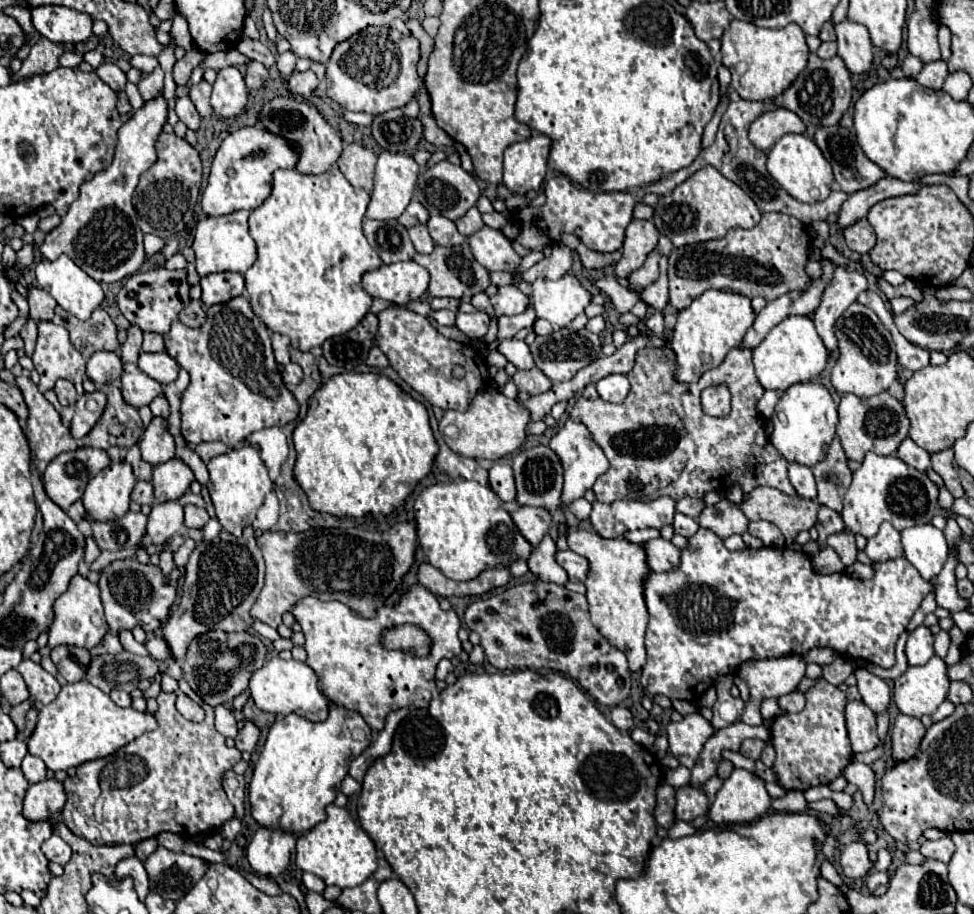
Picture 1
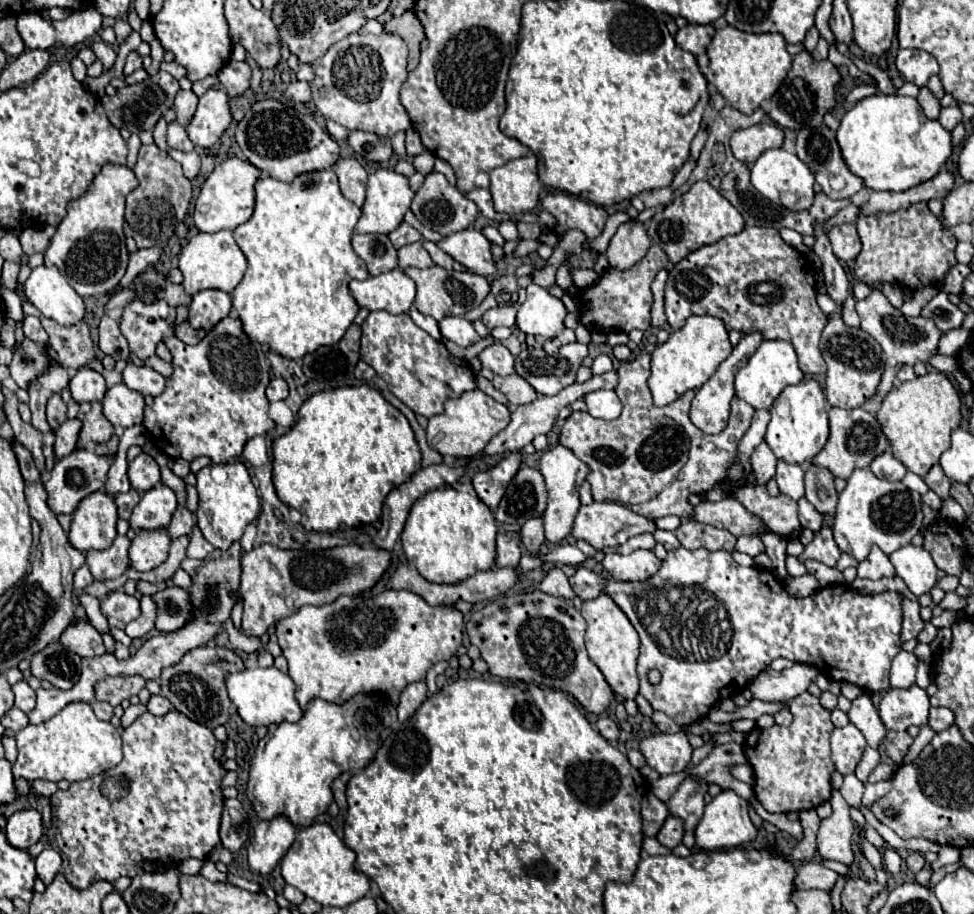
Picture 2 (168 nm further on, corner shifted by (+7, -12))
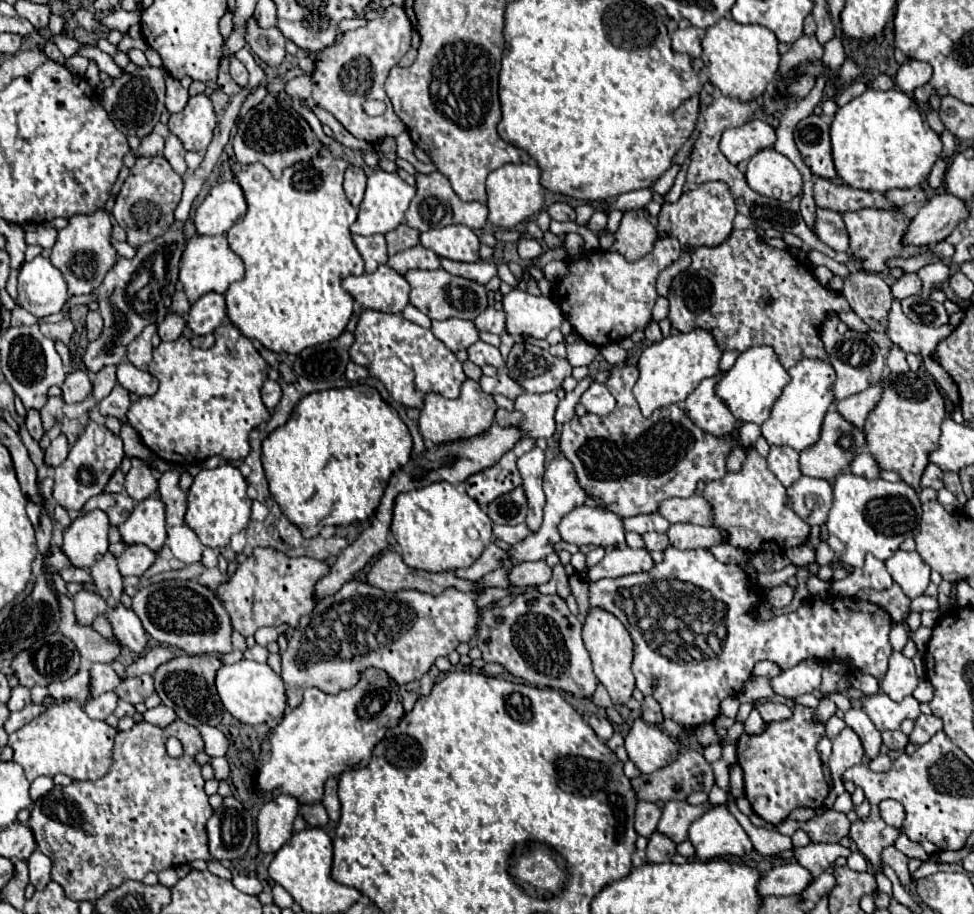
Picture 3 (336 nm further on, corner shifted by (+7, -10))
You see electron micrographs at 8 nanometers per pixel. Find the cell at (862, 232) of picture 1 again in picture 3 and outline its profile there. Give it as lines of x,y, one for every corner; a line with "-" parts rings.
817,208
815,234
819,236
819,240
823,240
827,246
831,246
837,252
849,250
849,238
847,238
847,232
845,232
839,212

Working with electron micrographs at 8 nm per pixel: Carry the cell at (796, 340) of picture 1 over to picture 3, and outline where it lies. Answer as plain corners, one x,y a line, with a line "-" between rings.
755,346
755,348
747,348
745,352
741,352
737,356
731,370
727,370
723,374
723,378
715,384
715,394
725,402
725,406
731,410
731,414
739,422
743,422
743,424
747,424
747,422
763,424
769,418
775,400
783,392
783,386
787,386
789,380
791,378
787,374
787,370
779,364
773,348

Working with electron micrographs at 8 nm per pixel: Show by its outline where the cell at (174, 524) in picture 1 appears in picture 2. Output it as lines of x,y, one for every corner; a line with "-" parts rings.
165,528
163,532
137,532
129,548
131,566
139,572
147,572
163,564
169,552
169,544
171,536

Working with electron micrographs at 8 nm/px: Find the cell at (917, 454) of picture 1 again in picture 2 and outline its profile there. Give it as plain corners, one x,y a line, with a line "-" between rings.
883,452
881,456
877,456
869,468
875,476
885,480
903,480
903,476
907,474
905,464
901,460
895,460
891,452

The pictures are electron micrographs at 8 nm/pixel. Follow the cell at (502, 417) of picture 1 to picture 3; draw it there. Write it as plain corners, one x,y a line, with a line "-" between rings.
467,378
455,400
443,398
439,394
427,394
423,400
423,408
421,408
421,416
419,416
417,424
419,424
419,432
425,440
431,440
433,444
441,444
441,442
451,442
451,440
483,434
493,424
495,410
497,410
497,404
495,404
493,396
485,394
475,380

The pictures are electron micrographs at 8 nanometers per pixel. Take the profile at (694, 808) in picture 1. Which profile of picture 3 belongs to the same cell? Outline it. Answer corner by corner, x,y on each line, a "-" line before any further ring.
659,832
651,834
649,844
645,848
645,862
669,862
673,854
675,854
675,844
667,836

